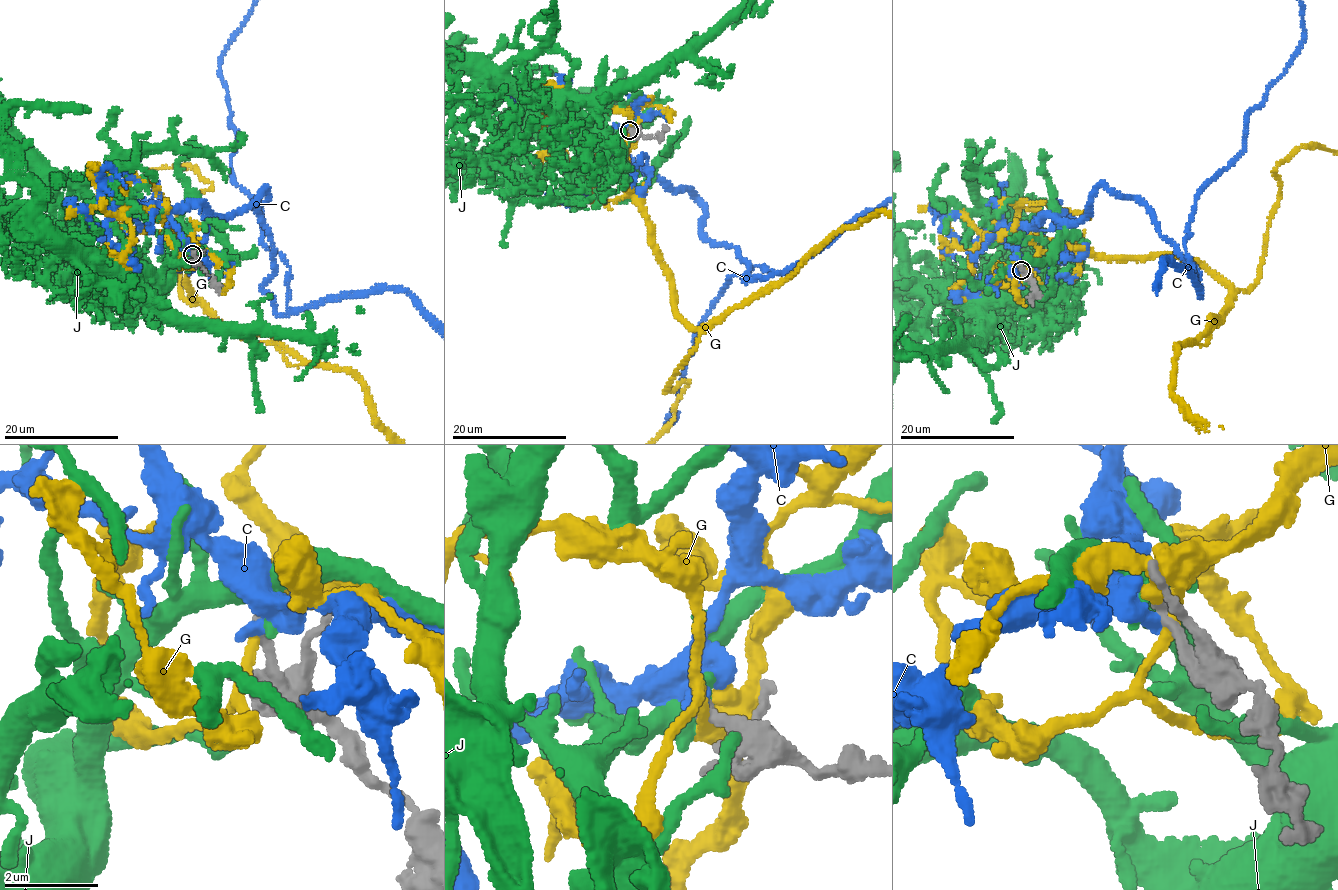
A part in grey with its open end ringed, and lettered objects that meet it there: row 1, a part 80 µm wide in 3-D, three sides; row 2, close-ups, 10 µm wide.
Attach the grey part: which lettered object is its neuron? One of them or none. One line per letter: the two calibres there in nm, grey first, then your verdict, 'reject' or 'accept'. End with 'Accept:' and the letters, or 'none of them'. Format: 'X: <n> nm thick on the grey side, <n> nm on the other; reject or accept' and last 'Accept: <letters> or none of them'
C: 300 nm thick on the grey side, 380 nm on the other; reject
G: 280 nm thick on the grey side, 360 nm on the other; reject
J: 280 nm thick on the grey side, 550 nm on the other; reject
Accept: none of them

